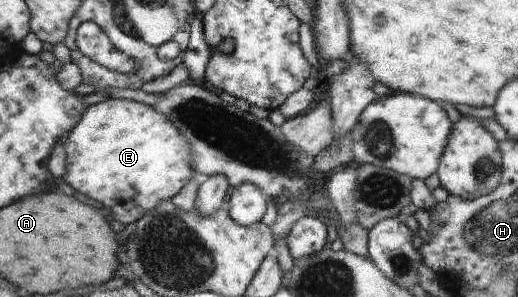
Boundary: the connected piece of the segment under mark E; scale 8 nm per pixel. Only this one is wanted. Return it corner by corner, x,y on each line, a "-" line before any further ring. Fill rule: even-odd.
110,98
101,103
89,105
86,111
84,111
82,119
78,121
78,125
70,131
68,139
64,142
64,147
67,155
66,167
68,167
68,171
64,173
64,181
70,185
72,194
76,194
80,198
96,204
108,215
117,230
129,231
140,217
144,217
144,214
148,210
154,209
160,201
170,201
188,185
190,179
194,179
197,176
197,172
192,169
192,151
190,151
190,145
188,145
188,141
184,139
184,135
182,135
164,115
160,115
154,107
130,99

